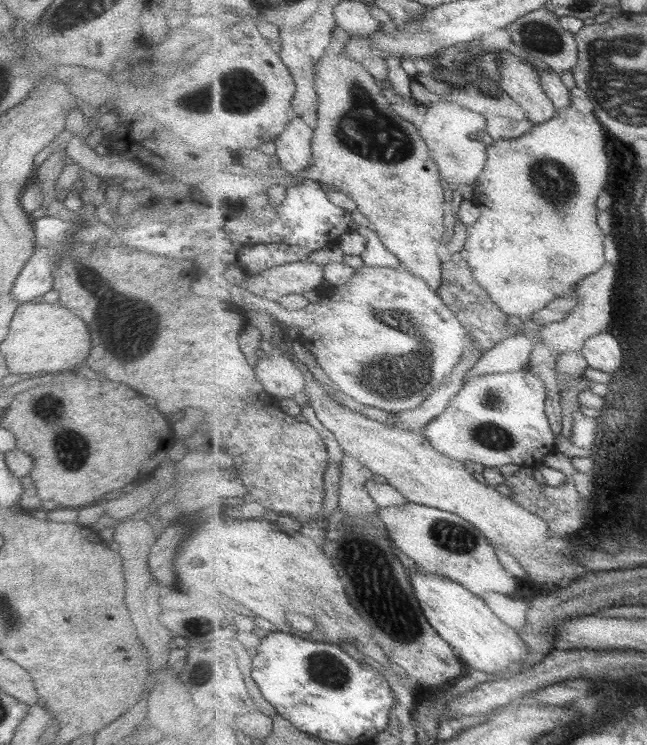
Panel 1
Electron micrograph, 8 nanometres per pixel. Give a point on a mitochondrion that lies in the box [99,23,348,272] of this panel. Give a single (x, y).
(244, 92)

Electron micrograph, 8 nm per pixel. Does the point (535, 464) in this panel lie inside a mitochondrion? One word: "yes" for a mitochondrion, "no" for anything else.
no

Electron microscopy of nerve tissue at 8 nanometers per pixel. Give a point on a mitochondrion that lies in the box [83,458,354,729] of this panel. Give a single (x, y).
(331, 670)

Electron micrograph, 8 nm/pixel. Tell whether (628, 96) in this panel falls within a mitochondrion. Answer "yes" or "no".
yes

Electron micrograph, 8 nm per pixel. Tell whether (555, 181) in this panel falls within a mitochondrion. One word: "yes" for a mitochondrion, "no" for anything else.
yes

